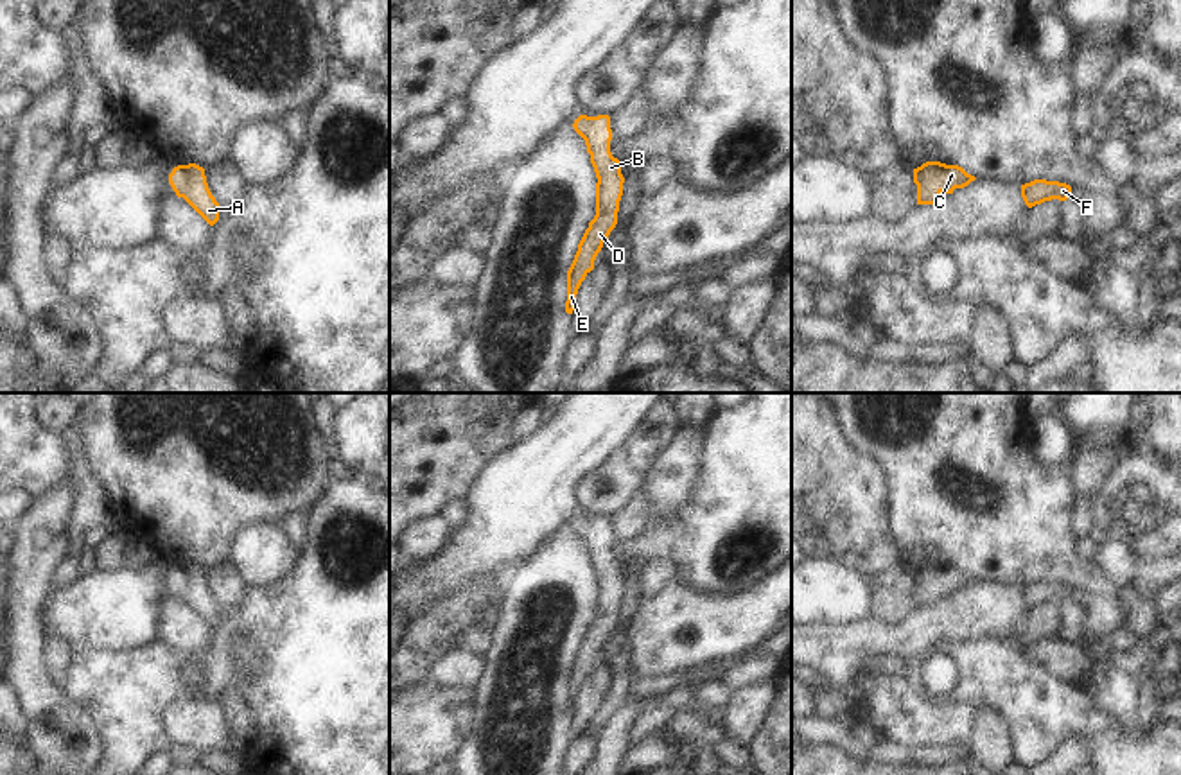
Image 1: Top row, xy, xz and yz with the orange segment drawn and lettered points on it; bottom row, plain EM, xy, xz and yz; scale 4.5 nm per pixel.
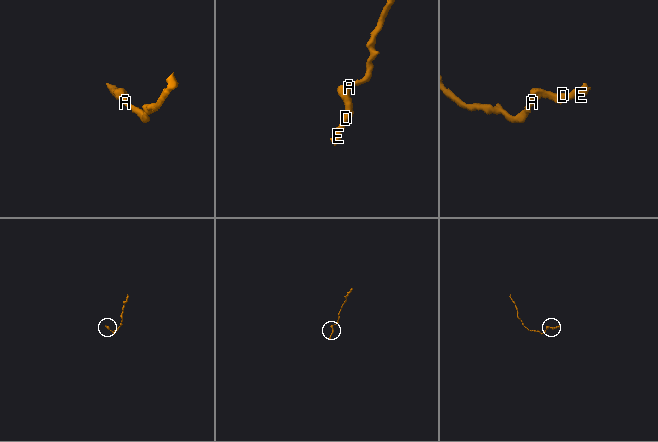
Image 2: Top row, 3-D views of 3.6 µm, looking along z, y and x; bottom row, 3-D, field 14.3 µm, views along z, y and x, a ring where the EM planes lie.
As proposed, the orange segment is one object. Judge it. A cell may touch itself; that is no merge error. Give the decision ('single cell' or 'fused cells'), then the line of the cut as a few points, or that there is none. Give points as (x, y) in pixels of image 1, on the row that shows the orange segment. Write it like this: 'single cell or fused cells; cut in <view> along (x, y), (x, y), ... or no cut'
single cell; no cut

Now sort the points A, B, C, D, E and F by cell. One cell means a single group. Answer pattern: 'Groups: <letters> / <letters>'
Groups: A B C D E F.

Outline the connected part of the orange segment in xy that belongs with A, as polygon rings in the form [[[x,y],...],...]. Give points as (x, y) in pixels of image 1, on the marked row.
[[[178,165],[169,174],[169,183],[176,196],[183,197],[210,226],[219,221],[219,203],[208,188],[203,167]]]

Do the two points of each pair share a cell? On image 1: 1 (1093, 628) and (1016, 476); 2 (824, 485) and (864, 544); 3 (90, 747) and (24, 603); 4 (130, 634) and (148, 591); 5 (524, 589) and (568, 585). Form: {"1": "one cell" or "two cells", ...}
{"1": "one cell", "2": "one cell", "3": "one cell", "4": "one cell", "5": "one cell"}

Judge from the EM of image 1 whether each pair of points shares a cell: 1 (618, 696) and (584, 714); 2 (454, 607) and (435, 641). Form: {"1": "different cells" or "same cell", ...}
{"1": "different cells", "2": "same cell"}

